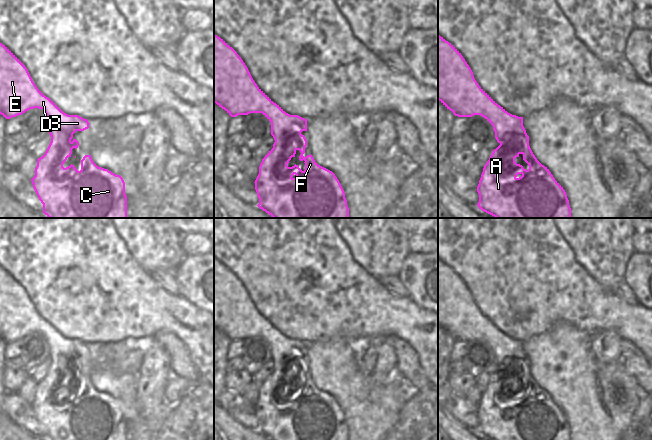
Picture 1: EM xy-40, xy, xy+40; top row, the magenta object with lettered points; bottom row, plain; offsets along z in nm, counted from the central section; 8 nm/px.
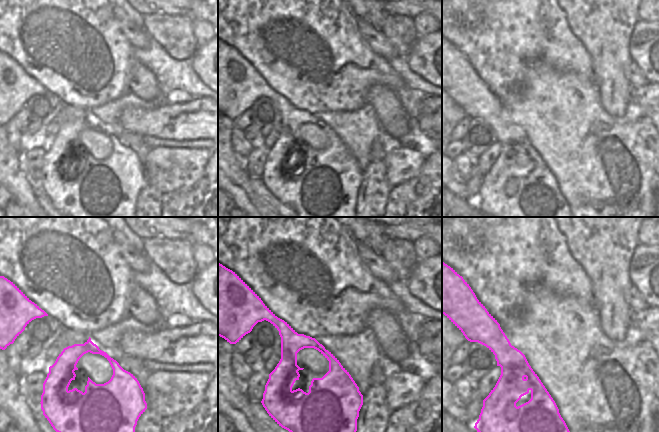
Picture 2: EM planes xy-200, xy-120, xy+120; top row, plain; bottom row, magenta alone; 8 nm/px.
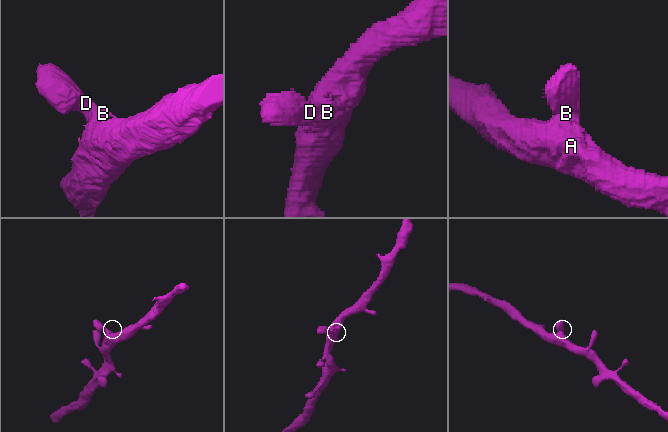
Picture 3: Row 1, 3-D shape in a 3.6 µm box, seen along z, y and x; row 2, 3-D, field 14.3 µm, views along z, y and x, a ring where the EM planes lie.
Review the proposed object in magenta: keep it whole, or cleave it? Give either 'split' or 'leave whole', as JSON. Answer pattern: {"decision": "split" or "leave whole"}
{"decision": "leave whole"}

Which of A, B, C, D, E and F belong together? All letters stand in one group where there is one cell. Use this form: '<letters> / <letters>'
A B C D E F

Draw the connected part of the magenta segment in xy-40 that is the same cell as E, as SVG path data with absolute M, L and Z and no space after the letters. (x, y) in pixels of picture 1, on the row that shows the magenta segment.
M0 43L0 114L10 119L34 108L45 112L51 136L45 154L37 159L35 176L31 179L33 188L43 204L43 213L48 218L127 218L125 182L120 175L98 167L91 155L83 157L80 171L72 164L63 167L67 158L71 157L72 149L79 146L73 134L88 129L88 120L64 113L37 88L25 65Z

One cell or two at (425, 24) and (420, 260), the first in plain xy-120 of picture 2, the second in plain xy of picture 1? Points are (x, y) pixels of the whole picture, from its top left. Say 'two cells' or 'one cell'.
two cells

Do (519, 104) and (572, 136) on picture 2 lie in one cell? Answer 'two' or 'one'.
one

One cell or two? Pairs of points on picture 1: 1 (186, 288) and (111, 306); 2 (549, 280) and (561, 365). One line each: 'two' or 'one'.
1: two
2: two

